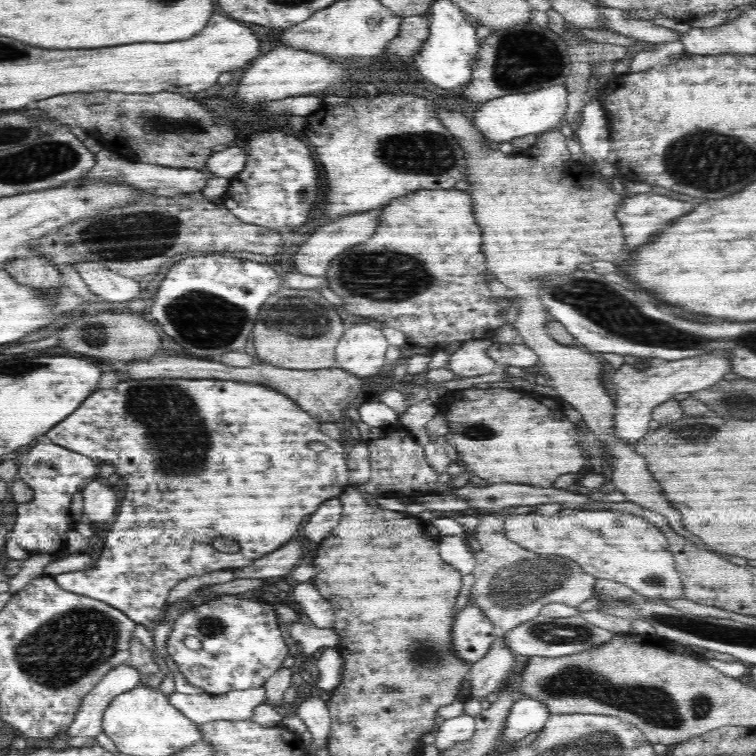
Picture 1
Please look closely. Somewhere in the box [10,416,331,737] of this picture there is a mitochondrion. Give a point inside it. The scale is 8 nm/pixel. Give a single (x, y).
(73, 644)

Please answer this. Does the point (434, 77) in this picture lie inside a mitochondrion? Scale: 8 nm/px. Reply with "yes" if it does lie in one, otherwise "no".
no

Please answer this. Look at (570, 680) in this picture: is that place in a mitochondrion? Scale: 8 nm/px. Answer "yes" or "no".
yes

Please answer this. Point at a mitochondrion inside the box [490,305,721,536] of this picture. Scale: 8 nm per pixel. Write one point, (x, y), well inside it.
(692, 431)

